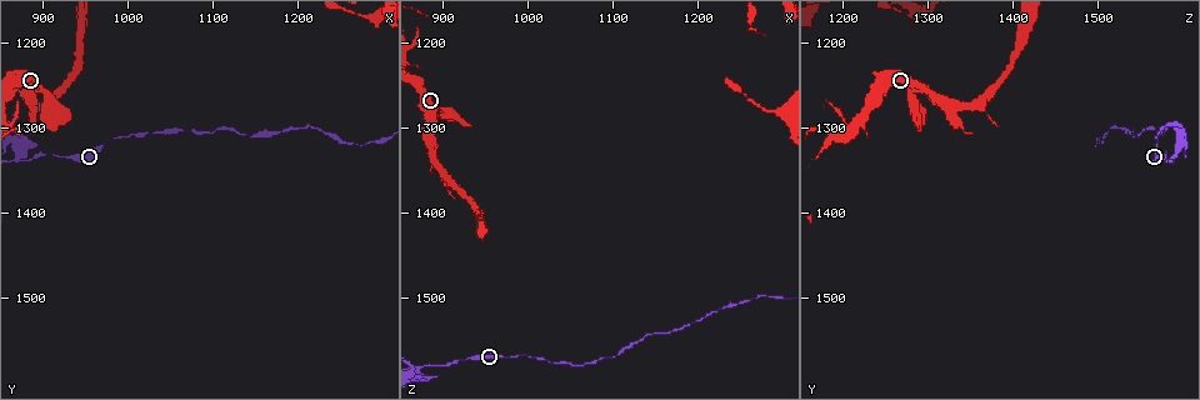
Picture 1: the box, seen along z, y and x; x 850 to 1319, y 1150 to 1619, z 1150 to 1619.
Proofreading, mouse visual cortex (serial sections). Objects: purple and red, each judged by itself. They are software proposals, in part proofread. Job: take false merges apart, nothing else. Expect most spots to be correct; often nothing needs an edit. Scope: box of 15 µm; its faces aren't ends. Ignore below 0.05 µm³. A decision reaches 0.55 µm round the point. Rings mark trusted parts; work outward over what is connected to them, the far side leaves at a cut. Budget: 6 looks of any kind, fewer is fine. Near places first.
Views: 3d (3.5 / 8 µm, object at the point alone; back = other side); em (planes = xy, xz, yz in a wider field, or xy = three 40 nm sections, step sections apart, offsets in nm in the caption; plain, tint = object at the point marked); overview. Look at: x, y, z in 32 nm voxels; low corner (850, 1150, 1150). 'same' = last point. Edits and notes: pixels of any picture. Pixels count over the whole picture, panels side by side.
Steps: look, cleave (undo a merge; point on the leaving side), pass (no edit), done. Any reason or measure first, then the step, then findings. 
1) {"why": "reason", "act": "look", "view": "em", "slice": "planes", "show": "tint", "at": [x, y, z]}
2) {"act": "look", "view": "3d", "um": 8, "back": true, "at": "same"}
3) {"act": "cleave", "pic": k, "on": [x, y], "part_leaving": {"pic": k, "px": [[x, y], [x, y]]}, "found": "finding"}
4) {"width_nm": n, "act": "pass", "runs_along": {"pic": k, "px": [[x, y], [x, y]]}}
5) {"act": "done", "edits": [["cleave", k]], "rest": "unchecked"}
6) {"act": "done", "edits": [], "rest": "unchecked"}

{"why": "narrows sharply", "act": "look", "view": "3d", "um": 8, "at": [1000, 1310, 1570]}

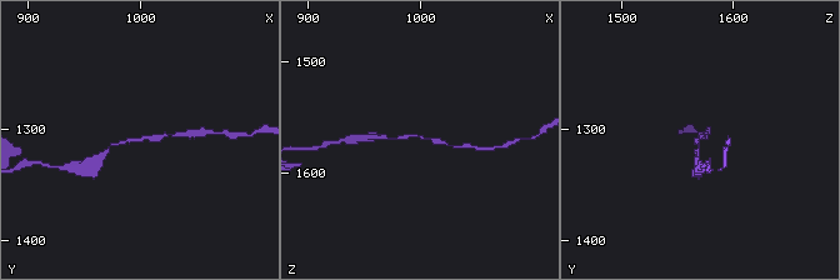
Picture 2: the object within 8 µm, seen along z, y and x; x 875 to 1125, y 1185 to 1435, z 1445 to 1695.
{"arm_widths_nm": [100, 150], "act": "look", "view": "em", "slice": "xy", "step": 2, "show": "tint", "at": [1002, 1310, 1568]}

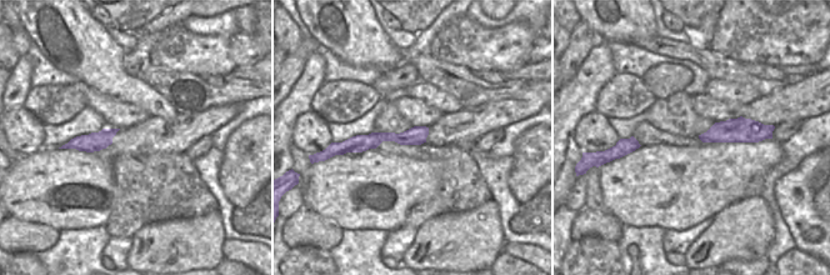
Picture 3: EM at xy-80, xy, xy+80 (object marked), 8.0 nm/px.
{"act": "pass", "runs_along": {"pic": 3, "px": [[425, 130], [348, 149]]}, "found": "continuous, no second cell"}

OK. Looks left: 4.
{"why": "narrows sharply", "act": "look", "view": "3d", "um": 3.5, "at": [1100, 1305, 1570]}

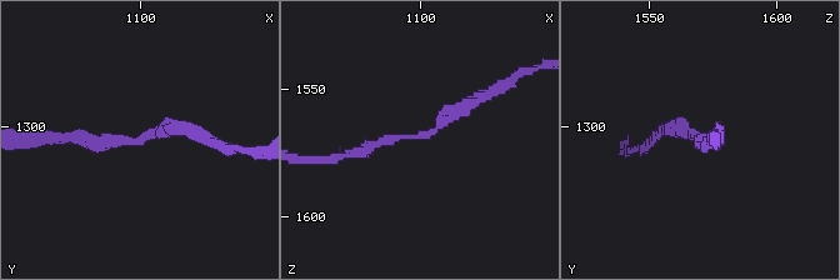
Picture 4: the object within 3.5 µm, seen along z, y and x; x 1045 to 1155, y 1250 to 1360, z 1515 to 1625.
{"act": "look", "view": "em", "slice": "xy", "step": 1, "show": "tint", "at": [1099, 1306, 1570]}

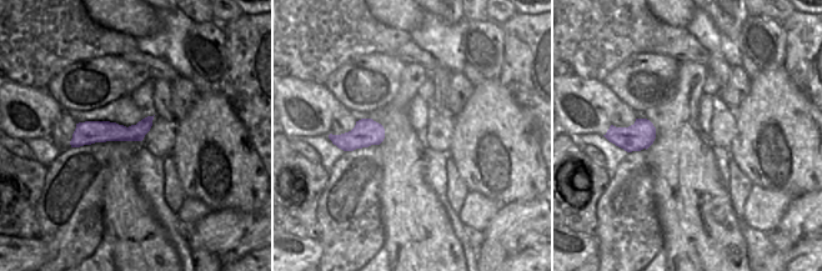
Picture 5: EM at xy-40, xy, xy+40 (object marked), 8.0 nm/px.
{"why": "cut it another way", "act": "look", "view": "em", "slice": "planes", "show": "tint", "at": "same"}

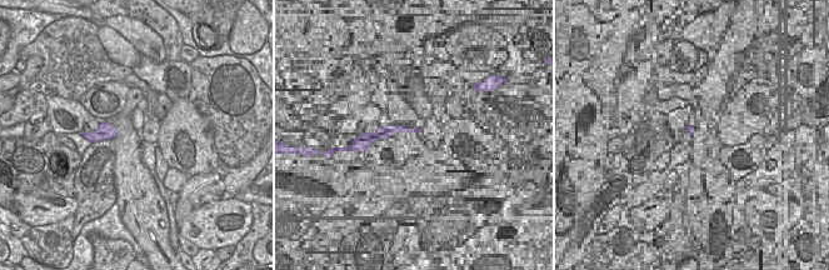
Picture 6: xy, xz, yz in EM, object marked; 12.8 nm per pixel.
{"arm_widths_nm": [150, 200], "act": "pass", "runs_along": {"pic": 4, "px": [[334, 160], [426, 135], [484, 96]]}, "found": "continuous, no second cell"}

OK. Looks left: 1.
{"act": "done", "edits": [], "rest": "unchecked"}

